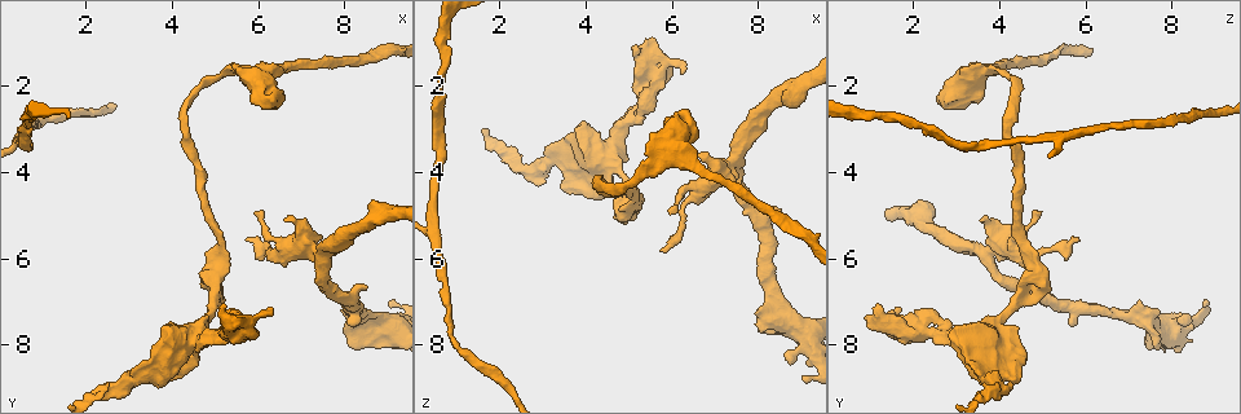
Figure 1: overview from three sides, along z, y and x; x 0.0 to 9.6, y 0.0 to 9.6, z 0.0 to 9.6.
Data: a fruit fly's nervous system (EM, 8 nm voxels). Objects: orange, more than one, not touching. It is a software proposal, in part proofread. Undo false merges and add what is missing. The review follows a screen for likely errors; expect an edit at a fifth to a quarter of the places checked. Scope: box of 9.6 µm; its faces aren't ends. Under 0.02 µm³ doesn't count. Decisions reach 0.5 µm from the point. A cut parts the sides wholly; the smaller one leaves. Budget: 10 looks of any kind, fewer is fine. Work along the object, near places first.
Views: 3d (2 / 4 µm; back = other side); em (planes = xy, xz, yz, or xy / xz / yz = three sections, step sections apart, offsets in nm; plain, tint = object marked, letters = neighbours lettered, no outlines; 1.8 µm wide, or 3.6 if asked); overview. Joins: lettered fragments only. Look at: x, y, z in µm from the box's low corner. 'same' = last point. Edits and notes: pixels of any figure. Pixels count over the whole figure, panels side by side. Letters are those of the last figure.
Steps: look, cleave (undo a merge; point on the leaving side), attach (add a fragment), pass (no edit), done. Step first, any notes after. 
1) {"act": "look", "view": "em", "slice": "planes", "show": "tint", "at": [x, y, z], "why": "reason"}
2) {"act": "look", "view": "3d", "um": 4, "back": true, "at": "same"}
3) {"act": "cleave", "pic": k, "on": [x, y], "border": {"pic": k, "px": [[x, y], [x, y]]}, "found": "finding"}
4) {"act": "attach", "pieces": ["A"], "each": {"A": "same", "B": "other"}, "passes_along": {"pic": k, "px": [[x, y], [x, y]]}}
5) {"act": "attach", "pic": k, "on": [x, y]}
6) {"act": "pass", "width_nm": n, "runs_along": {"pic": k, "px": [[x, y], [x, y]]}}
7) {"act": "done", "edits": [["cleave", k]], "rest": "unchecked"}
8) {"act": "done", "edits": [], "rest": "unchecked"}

{"act": "look", "view": "em", "slice": "xy", "step": 8, "show": "tint", "at": [0.70, 2.95, 6.50], "why": "narrows sharply"}

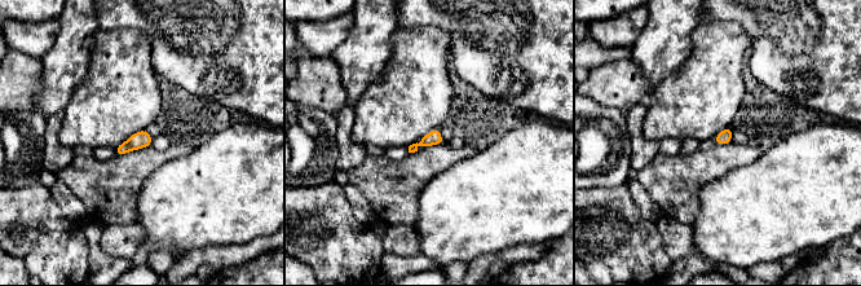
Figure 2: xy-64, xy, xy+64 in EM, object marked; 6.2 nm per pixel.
{"act": "look", "view": "em", "slice": "planes", "show": "letters", "at": "same", "why": "cut it another way"}

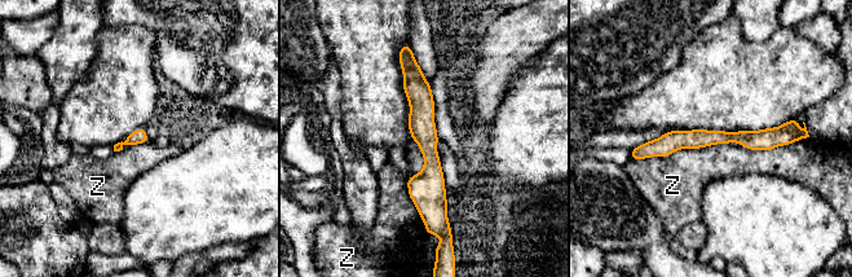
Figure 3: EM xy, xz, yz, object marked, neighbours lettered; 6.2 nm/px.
{"act": "pass", "longest_contact_nm": ["Z", 650], "each": {"Z": "other"}, "border": {"pic": 3, "px": [[731, 141], [631, 161]]}, "found": "one neuron here"}

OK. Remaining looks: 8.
{"act": "look", "view": "3d", "um": 4, "at": [5.15, 6.90, 4.85], "why": "branch stops here"}

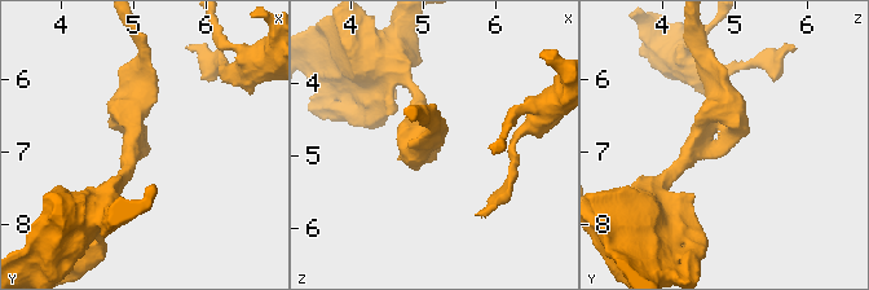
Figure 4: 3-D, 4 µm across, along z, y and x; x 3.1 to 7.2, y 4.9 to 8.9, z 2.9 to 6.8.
{"act": "look", "view": "em", "um": 3.6, "slice": "planes", "show": "plain", "at": [5.20, 6.95, 4.90], "why": "need the tissue"}

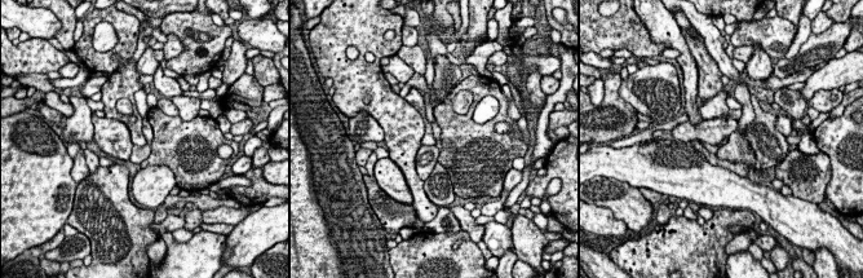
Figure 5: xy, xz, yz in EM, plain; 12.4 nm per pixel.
{"act": "look", "view": "em", "um": 3.6, "slice": "planes", "show": "letters", "at": "same", "why": "what lies round it"}

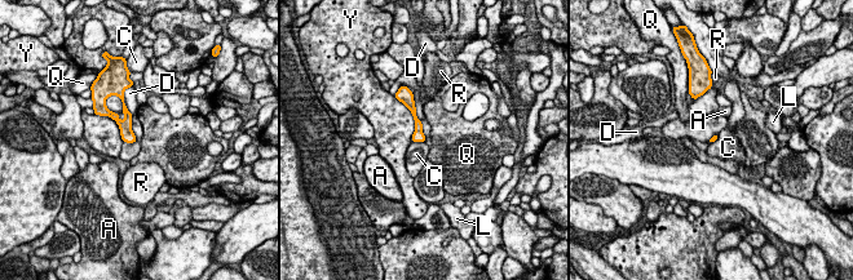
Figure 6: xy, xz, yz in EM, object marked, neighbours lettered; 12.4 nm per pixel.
{"act": "pass", "each": {"A": "other", "C": "other", "D": "other", "L": "other", "Q": "other", "R": "other", "Y": "other"}, "border": {"pic": 6, "px": [[411, 141], [425, 142]]}, "found": "no lettered fragment goes on from it"}

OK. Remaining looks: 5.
{"act": "look", "view": "3d", "um": 2, "at": [5.45, 7.65, 1.60]}

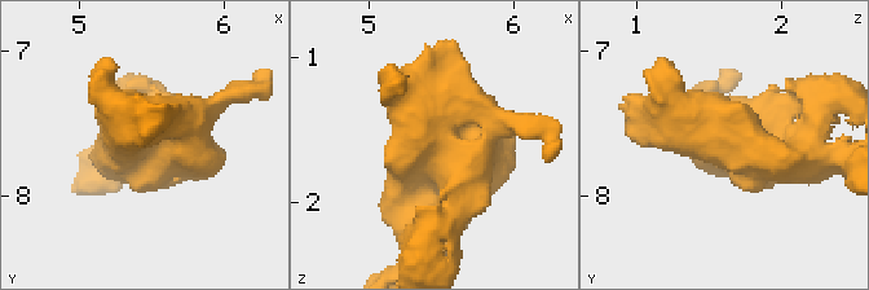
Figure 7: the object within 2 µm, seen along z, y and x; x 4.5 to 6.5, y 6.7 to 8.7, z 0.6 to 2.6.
{"act": "look", "view": "em", "slice": "planes", "show": "letters", "at": [5.48, 7.60, 1.66], "why": "need the tissue"}

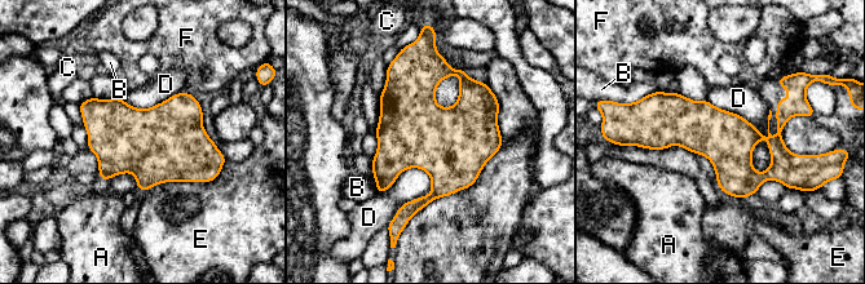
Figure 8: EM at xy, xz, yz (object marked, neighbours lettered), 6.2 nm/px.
{"act": "pass", "width_nm": 340, "each": {"A": "other", "B": "other", "C": "other", "D": "other", "E": "other", "F": "other"}, "runs_along": {"pic": 8, "px": [[643, 133], [767, 137], [795, 159]]}, "found": "one neuron here"}

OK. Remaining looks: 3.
{"act": "look", "view": "em", "um": 3.6, "slice": "xy", "step": 16, "show": "tint", "at": [7.45, 6.00, 3.65], "why": "abrupt turn"}

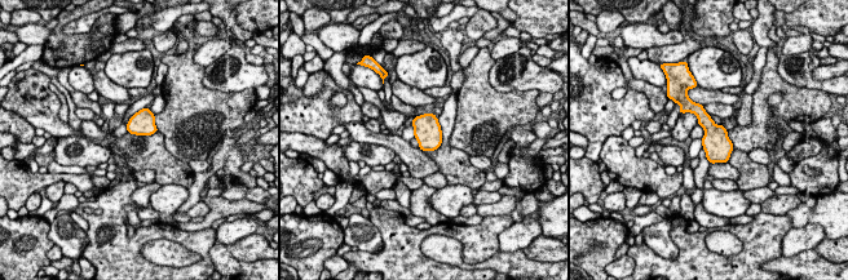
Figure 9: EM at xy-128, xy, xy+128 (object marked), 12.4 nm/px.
{"act": "look", "view": "em", "um": 3.6, "slice": "planes", "show": "letters", "at": "same"}

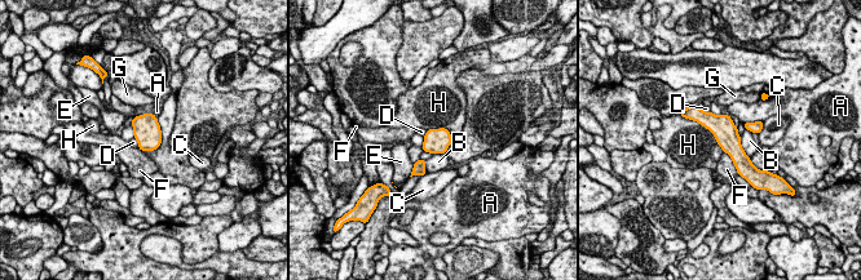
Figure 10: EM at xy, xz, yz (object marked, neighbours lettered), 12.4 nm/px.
{"act": "pass", "each": {"A": "other", "B": "other", "C": "other", "D": "other", "E": "other", "F": "other", "G": "other", "H": "other"}, "found": "one neuron here"}

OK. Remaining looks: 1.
{"act": "done", "edits": [], "rest": "unchecked"}

